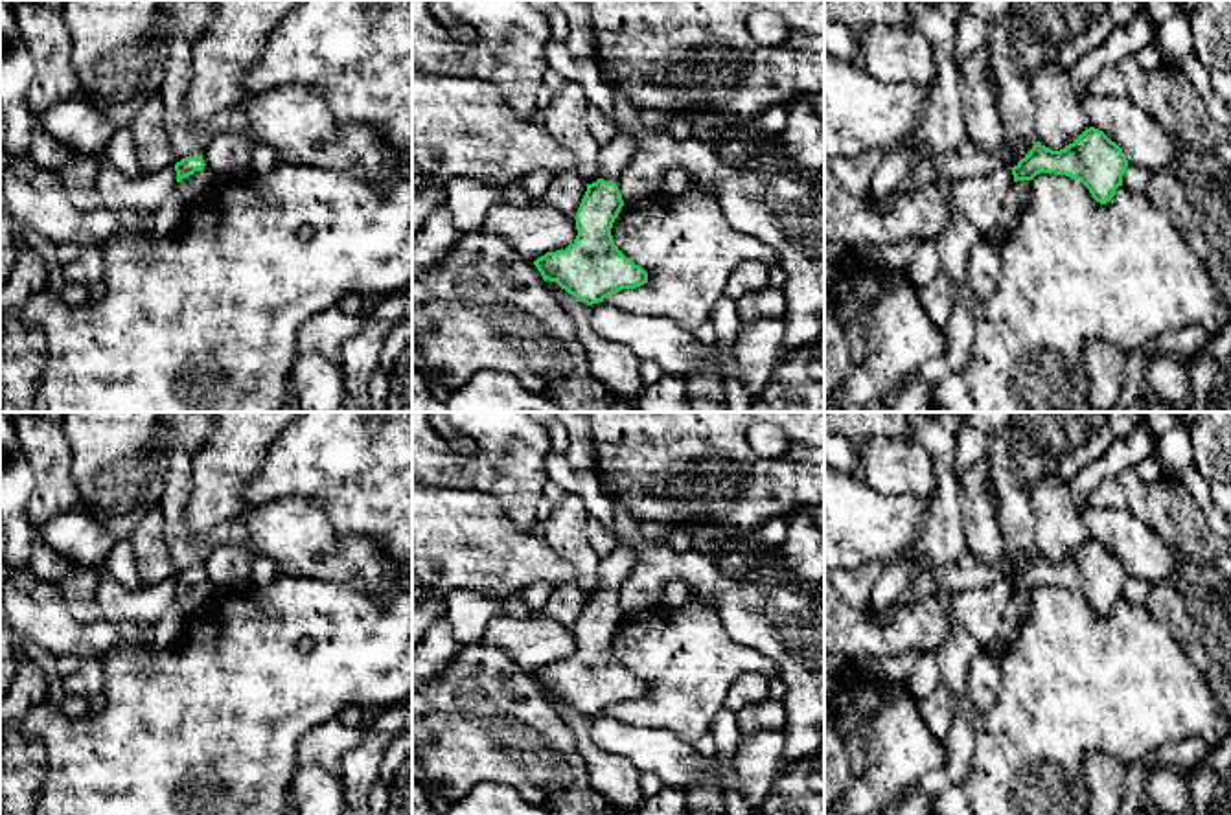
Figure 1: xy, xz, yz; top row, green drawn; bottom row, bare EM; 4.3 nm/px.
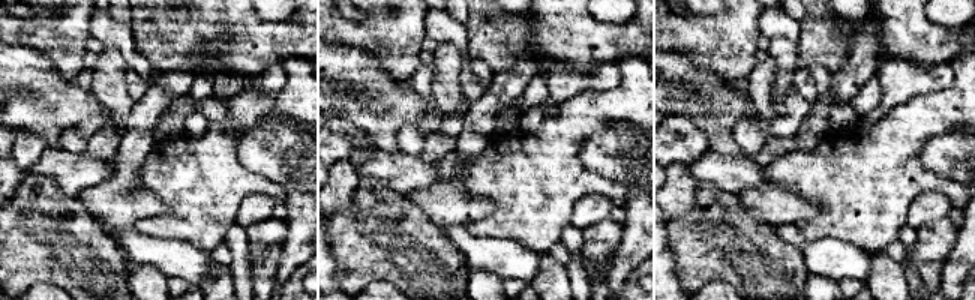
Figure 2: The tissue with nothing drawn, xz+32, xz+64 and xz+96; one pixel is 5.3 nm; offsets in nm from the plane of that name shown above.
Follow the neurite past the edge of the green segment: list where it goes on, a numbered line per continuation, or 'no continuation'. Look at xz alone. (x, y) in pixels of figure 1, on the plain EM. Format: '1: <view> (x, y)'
1: xz (613, 569)

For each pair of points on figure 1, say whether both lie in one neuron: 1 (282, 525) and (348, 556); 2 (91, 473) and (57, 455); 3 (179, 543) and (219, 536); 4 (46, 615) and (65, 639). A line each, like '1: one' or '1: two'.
1: one
2: two
3: one
4: one

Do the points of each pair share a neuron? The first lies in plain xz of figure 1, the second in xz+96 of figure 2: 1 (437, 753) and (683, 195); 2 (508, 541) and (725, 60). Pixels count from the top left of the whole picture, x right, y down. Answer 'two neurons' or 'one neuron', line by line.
1: two neurons
2: two neurons

